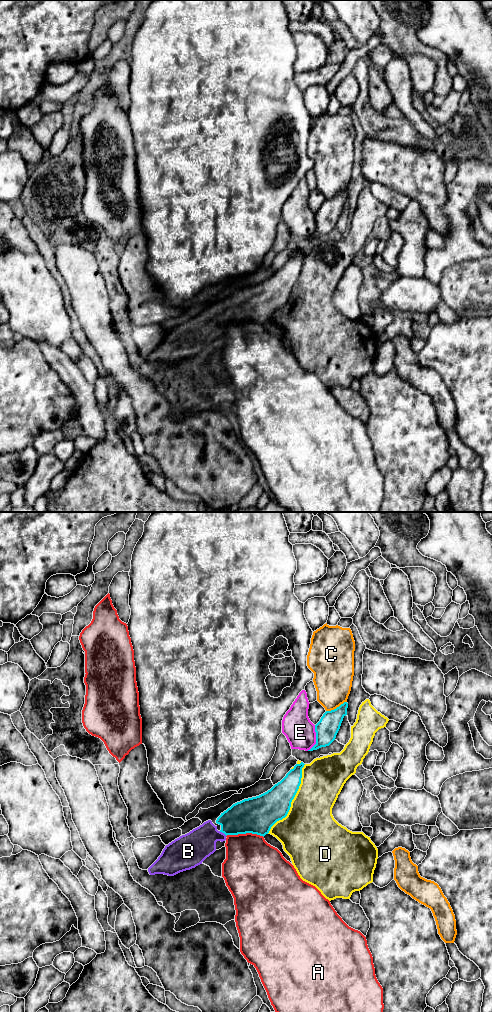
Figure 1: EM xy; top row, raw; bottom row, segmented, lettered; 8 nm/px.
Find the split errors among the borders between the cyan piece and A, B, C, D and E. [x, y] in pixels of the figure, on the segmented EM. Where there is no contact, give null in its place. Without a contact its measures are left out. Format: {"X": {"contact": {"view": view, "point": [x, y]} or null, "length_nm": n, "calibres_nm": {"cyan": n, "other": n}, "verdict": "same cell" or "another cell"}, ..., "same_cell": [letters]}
{"A": {"contact": {"view": "xy", "point": [245, 833]}, "length_nm": 300, "calibres_nm": {"cyan": 300, "other": 420}, "verdict": "another cell"}, "B": {"contact": {"view": "xy", "point": [223, 832]}, "length_nm": 70, "calibres_nm": {"cyan": 280, "other": 240}, "verdict": "same cell"}, "C": {"contact": {"view": "xy", "point": [337, 707]}, "length_nm": 190, "calibres_nm": {"cyan": 180, "other": 320}, "verdict": "another cell"}, "D": {"contact": {"view": "xy", "point": [292, 799]}, "length_nm": 650, "calibres_nm": {"cyan": 260, "other": 400}, "verdict": "another cell"}, "E": {"contact": {"view": "xy", "point": [316, 738]}, "length_nm": 220, "calibres_nm": {"cyan": 180, "other": 240}, "verdict": "another cell"}, "same_cell": ["B"]}

